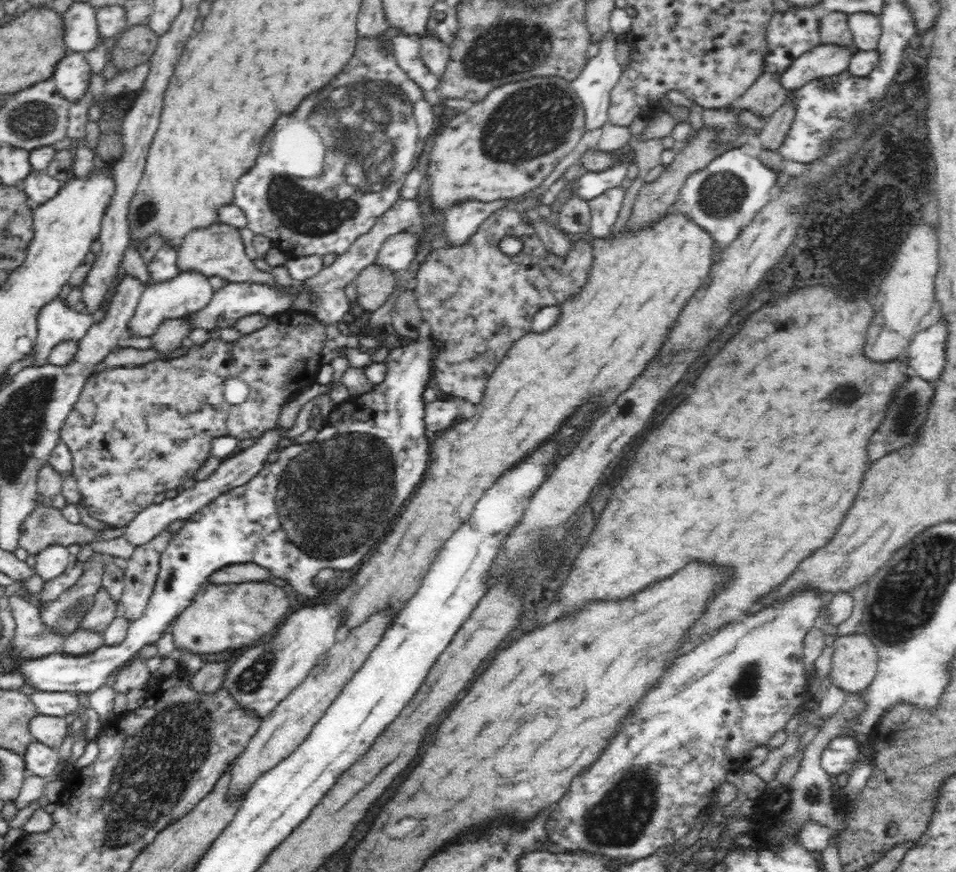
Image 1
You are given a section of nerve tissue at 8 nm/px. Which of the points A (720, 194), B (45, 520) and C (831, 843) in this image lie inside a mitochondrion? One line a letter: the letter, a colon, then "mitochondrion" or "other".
A: mitochondrion
B: mitochondrion
C: other

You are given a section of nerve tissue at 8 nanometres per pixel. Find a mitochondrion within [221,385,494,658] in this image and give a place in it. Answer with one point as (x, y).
(334, 498)

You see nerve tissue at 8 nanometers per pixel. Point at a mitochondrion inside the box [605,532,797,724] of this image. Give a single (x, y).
(746, 683)

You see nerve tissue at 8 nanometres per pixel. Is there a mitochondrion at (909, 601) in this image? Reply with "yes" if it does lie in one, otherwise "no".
yes

